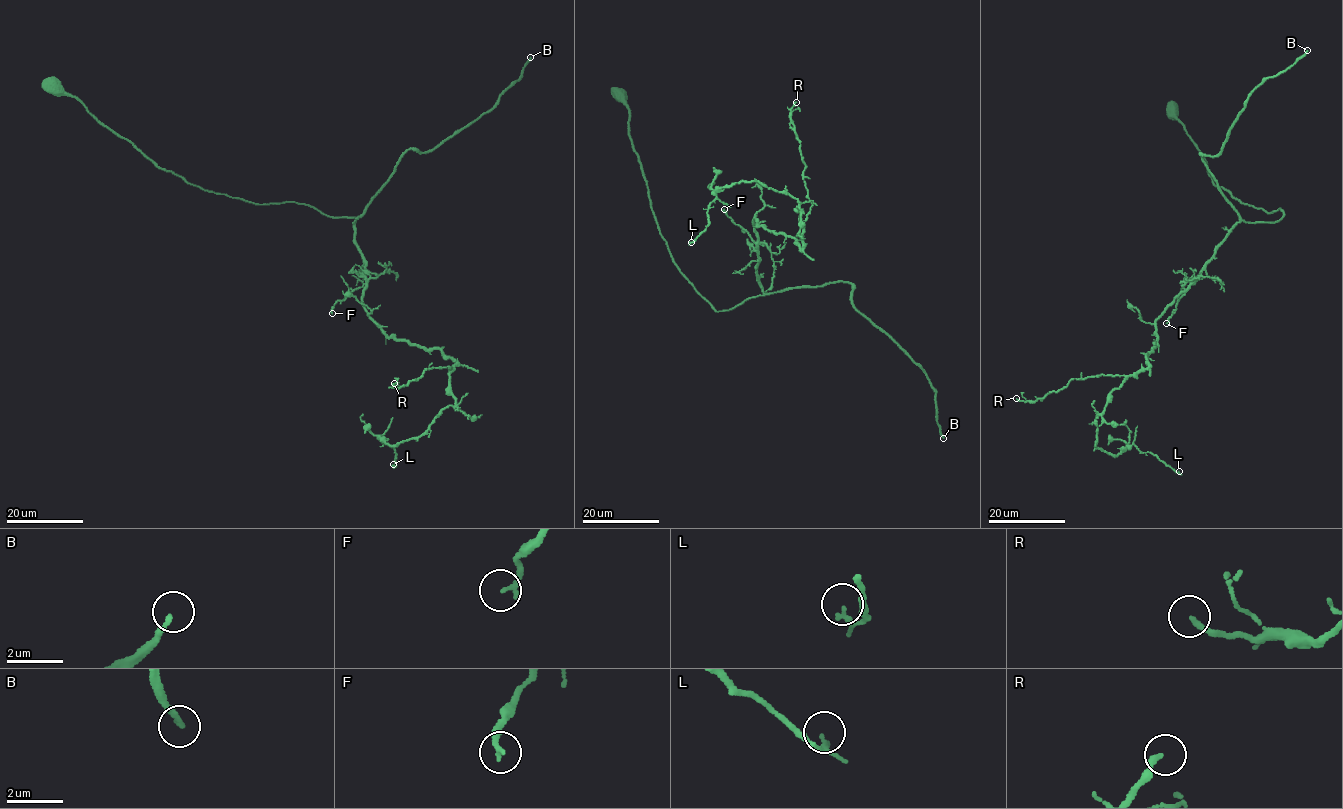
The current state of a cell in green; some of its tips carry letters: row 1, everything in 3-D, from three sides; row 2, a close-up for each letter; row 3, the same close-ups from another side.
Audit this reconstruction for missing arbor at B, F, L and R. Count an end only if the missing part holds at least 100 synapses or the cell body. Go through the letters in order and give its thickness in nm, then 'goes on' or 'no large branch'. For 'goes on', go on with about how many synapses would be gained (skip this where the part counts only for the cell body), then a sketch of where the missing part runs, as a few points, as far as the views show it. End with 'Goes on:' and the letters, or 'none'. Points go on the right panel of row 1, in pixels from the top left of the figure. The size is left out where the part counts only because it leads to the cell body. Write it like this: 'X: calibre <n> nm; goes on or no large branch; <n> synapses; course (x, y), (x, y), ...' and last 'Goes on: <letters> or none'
B: calibre 200 nm; goes on; 250 synapses
F: calibre 160 nm; no large branch
L: calibre 120 nm; no large branch
R: calibre 190 nm; no large branch
Goes on: B

